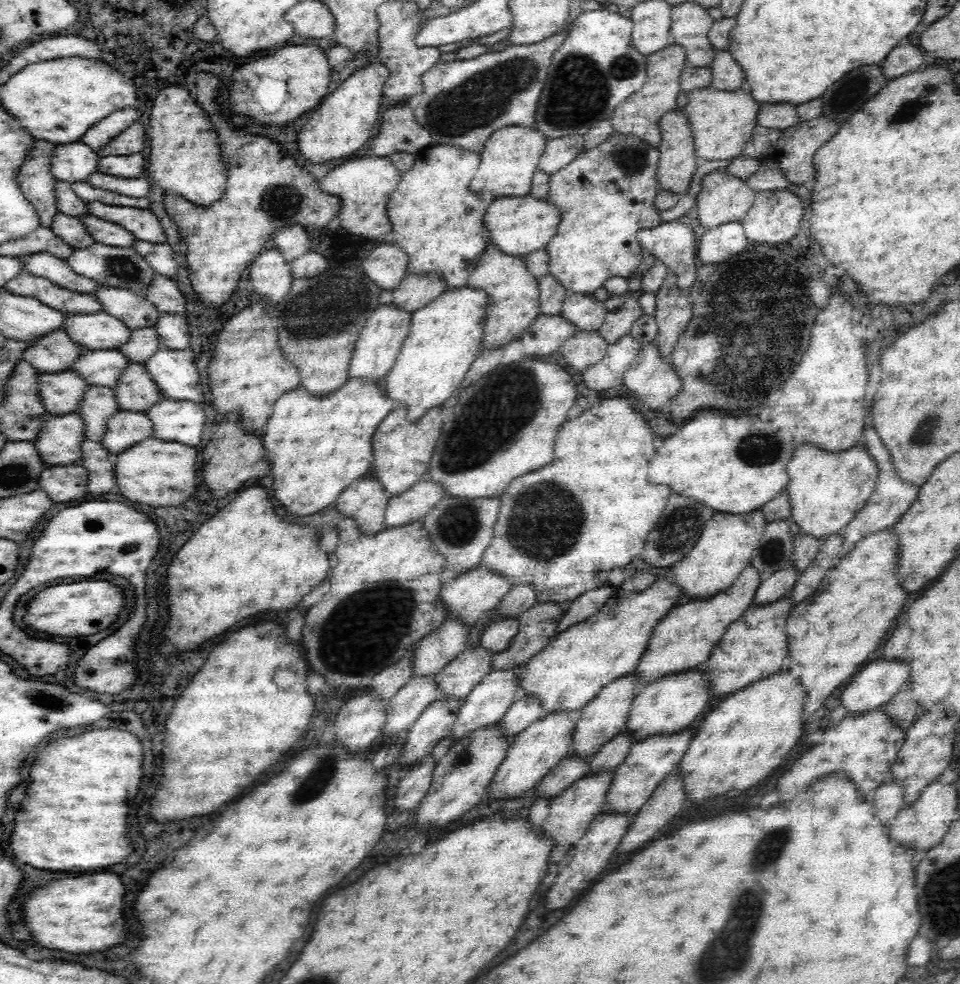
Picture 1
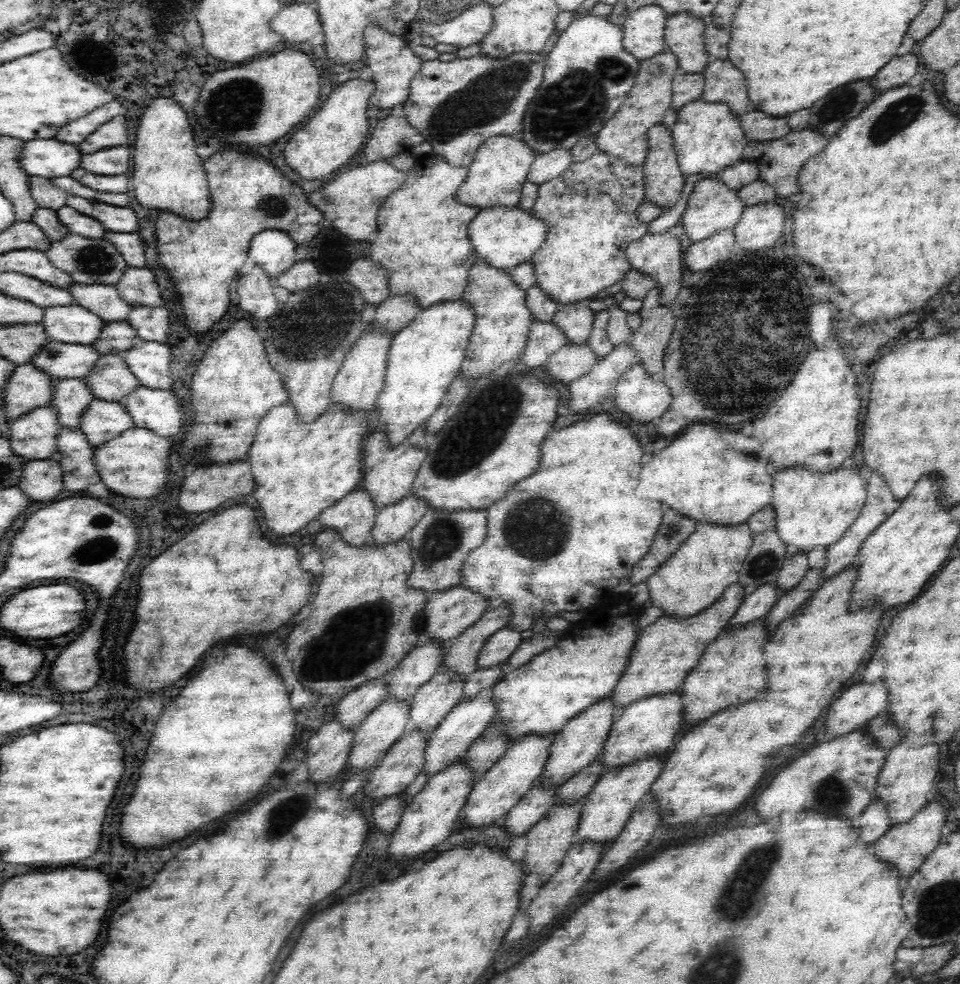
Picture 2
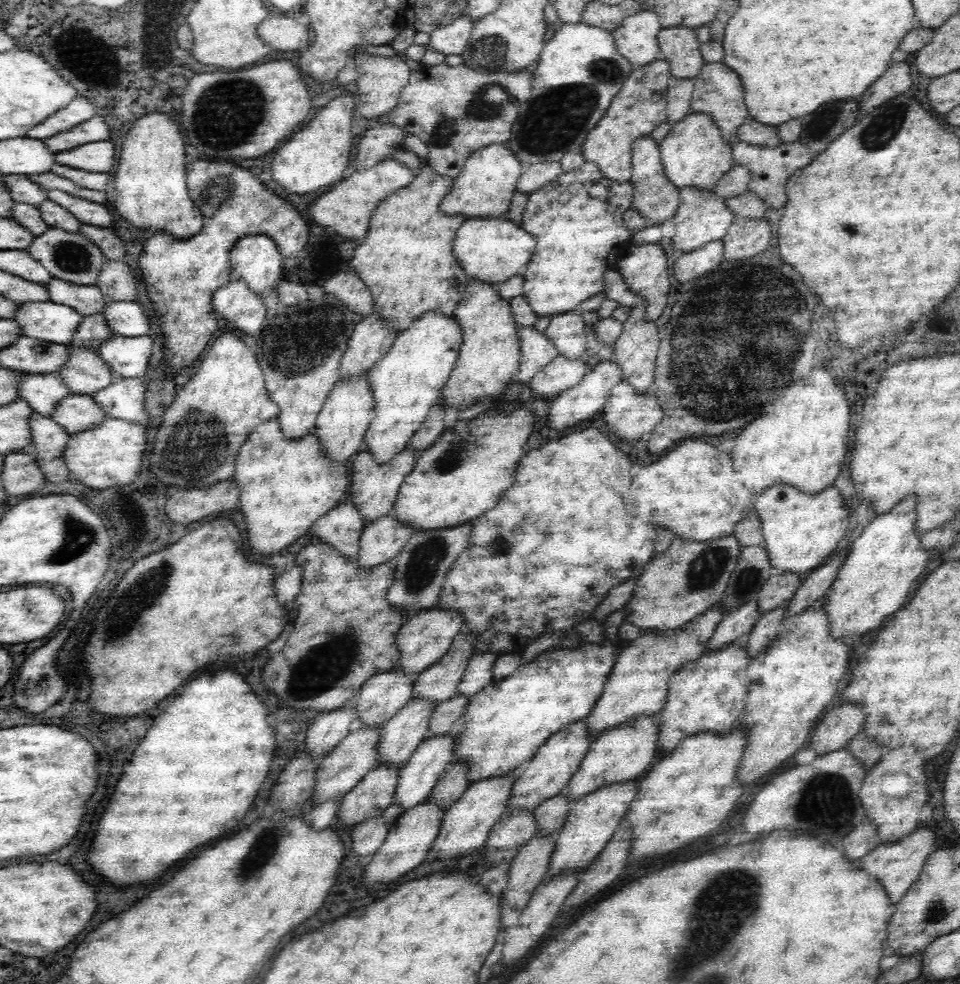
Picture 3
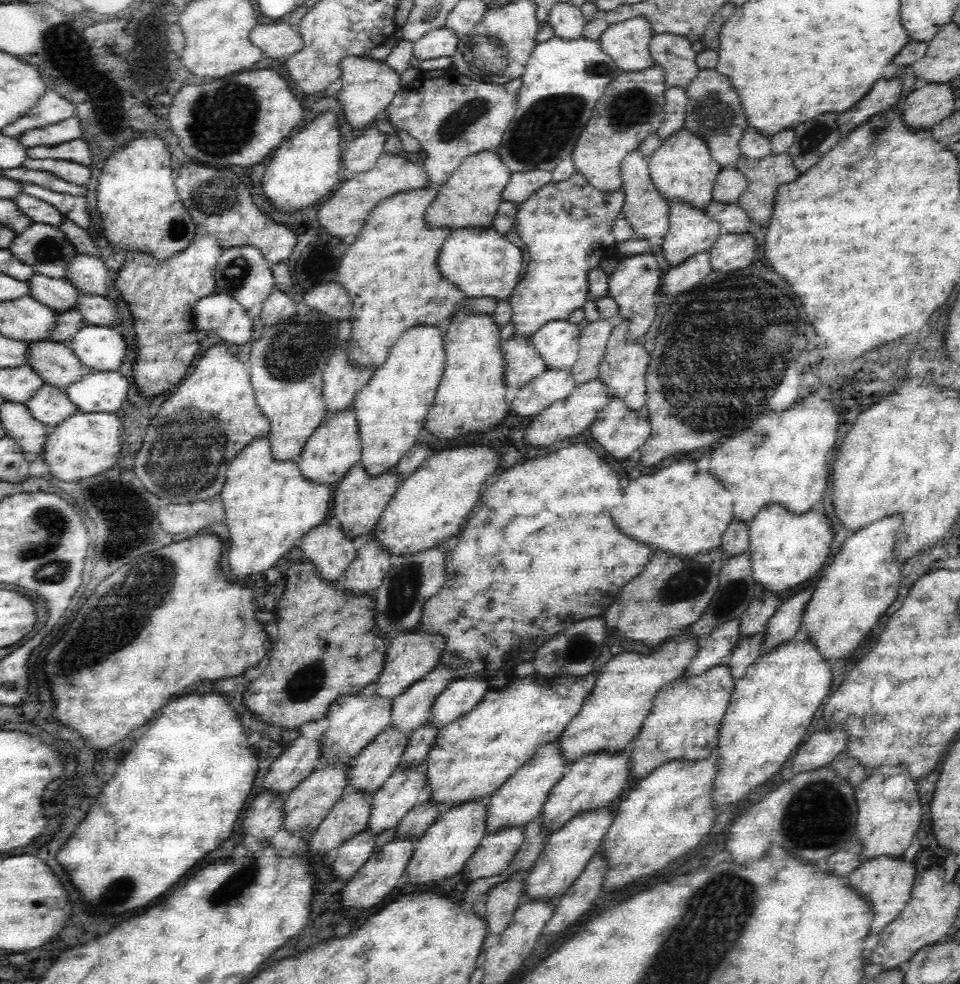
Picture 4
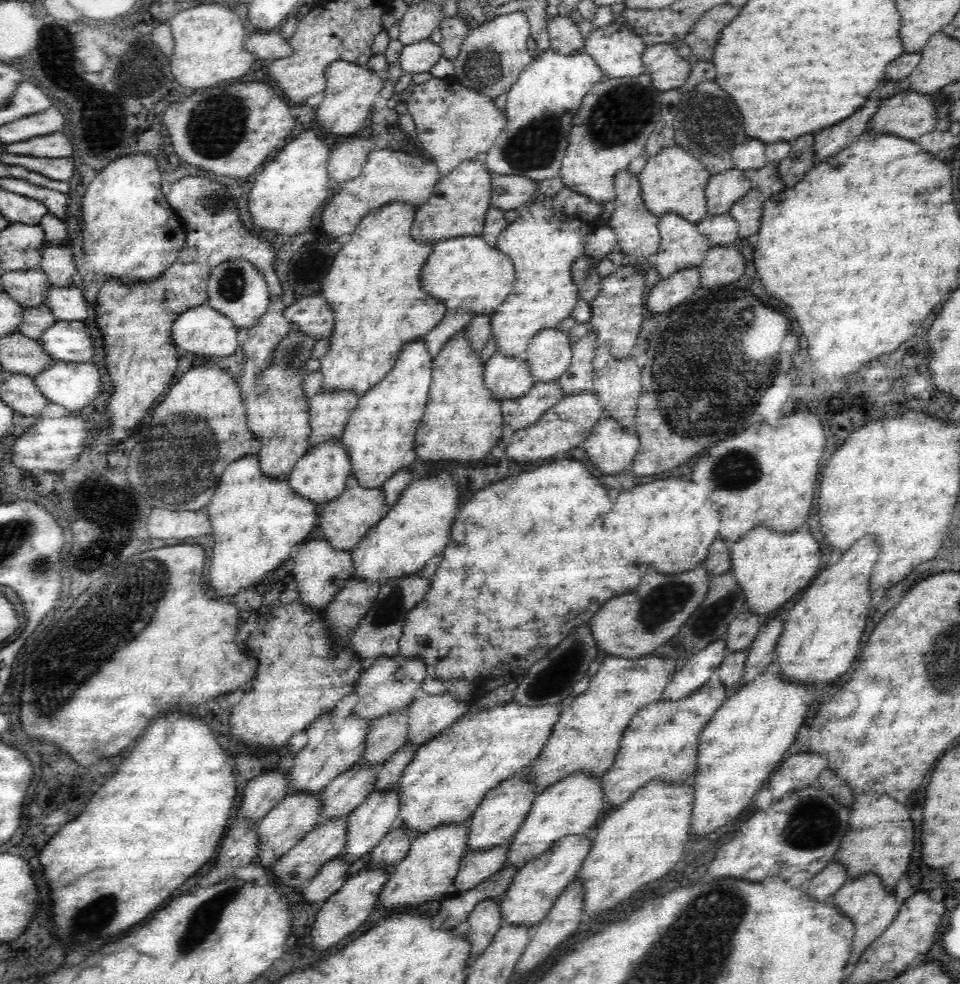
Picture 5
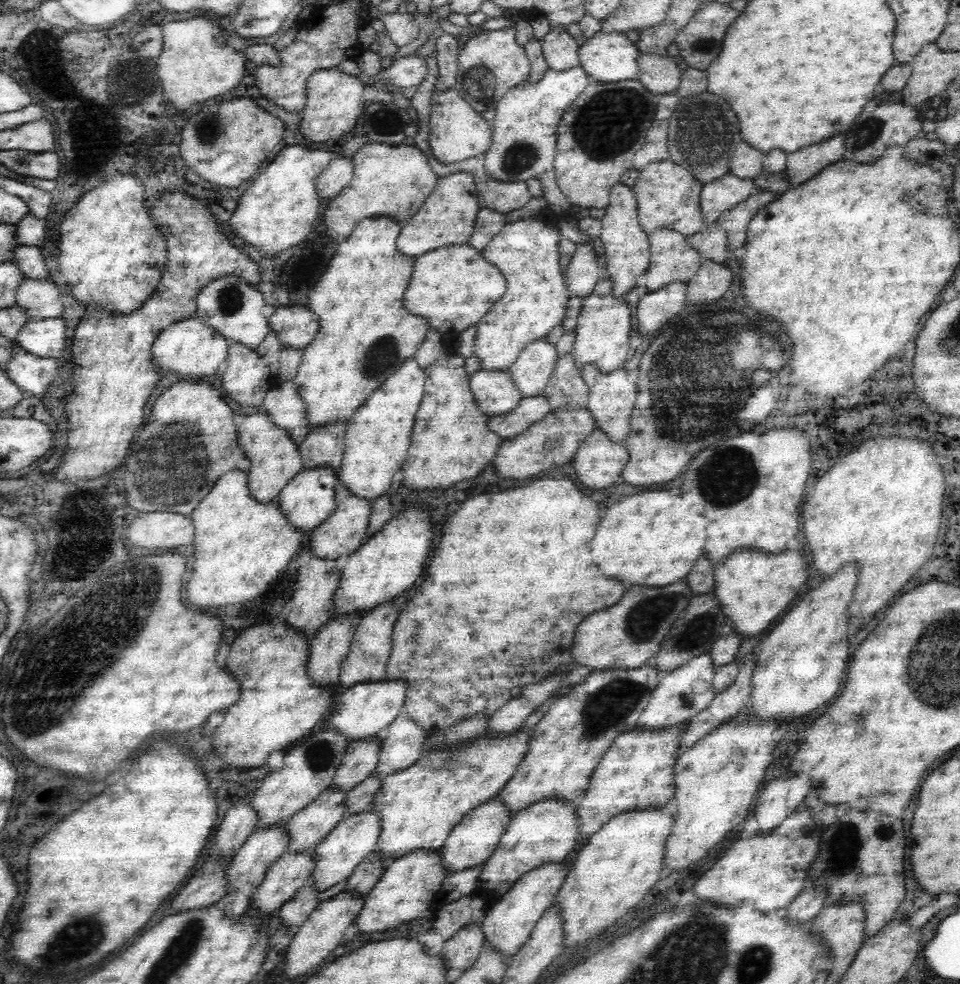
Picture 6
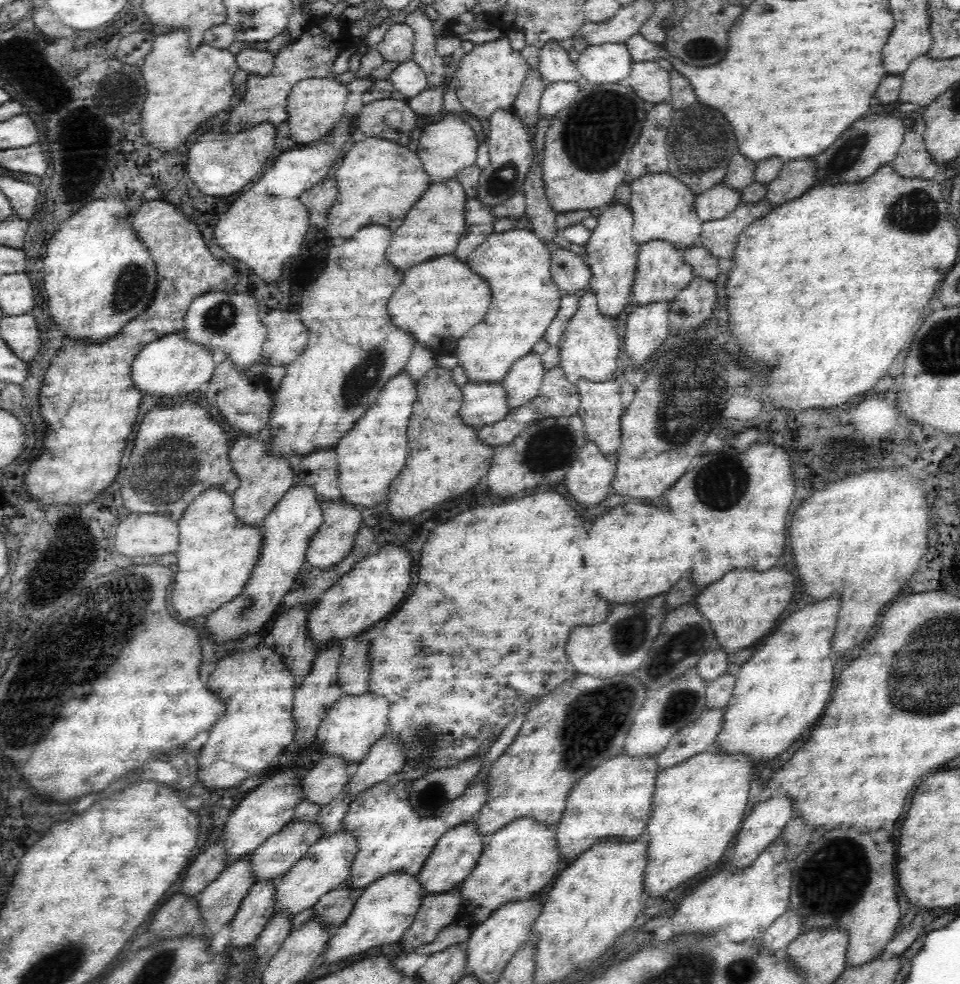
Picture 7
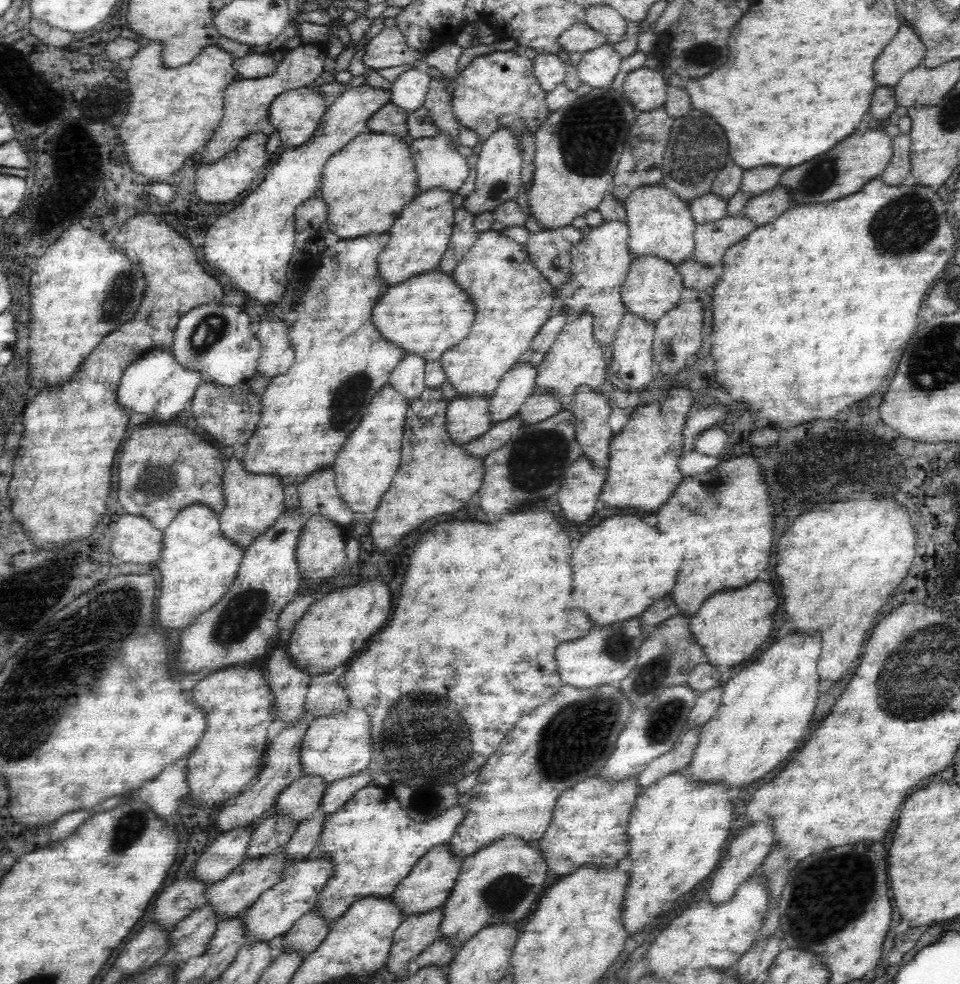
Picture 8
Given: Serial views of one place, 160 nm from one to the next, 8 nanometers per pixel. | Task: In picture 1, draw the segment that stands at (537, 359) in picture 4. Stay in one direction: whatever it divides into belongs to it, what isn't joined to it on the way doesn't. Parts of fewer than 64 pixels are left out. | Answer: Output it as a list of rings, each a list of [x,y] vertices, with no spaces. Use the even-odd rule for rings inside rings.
[[[561,314],[538,315],[520,336],[525,357],[544,358],[559,350],[577,328]]]

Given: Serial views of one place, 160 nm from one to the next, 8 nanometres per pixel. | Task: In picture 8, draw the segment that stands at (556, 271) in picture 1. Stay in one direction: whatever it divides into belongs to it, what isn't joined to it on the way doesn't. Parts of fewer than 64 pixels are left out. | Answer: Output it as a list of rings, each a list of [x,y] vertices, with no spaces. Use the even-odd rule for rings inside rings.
[[[493,230],[479,233],[475,243],[459,261],[451,276],[460,290],[466,291],[471,302],[475,304],[475,319],[466,338],[442,355],[442,368],[448,382],[453,384],[460,394],[482,394],[490,397],[500,379],[519,362],[520,356],[531,348],[534,337],[550,318],[554,306],[554,288],[533,265],[525,244]]]

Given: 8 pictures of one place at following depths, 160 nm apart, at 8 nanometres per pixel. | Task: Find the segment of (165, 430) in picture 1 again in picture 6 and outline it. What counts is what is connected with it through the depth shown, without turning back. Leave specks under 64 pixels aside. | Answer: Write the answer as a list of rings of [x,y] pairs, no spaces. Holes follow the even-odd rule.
[[[16,344],[11,346],[11,361],[2,369],[25,393],[41,399],[61,380],[62,368],[60,359],[34,356]]]

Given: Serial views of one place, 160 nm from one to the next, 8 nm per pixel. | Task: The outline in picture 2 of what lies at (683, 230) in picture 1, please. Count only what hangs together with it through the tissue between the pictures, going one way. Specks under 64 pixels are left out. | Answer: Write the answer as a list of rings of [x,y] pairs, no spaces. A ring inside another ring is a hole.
[[[668,230],[660,232],[660,234],[650,231],[641,239],[631,242],[626,249],[626,258],[631,268],[654,279],[656,286],[660,288],[660,304],[671,304],[684,284],[682,280],[682,263],[684,262],[682,252],[684,251],[681,250],[678,237]]]

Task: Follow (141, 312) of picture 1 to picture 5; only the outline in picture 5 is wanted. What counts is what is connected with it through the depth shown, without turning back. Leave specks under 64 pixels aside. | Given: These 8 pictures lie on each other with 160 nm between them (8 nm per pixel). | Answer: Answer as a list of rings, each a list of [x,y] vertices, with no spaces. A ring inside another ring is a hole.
[[[41,268],[5,272],[1,283],[3,291],[26,309],[46,306],[49,288],[54,287]]]

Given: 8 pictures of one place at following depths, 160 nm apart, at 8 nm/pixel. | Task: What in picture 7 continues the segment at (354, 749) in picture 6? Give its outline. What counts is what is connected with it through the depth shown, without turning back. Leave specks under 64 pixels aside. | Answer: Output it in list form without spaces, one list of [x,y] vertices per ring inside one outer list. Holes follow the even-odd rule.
[[[339,756],[323,758],[310,768],[300,781],[300,786],[303,787],[303,798],[321,806],[332,802],[336,796],[347,789],[348,781],[356,765],[348,763]]]

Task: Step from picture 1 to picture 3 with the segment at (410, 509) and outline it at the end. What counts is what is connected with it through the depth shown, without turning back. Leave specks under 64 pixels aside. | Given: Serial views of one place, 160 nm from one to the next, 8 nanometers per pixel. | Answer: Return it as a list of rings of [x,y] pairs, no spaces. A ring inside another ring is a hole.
[[[392,513],[367,523],[359,540],[359,567],[369,570],[395,561],[412,535],[411,527],[399,522]]]

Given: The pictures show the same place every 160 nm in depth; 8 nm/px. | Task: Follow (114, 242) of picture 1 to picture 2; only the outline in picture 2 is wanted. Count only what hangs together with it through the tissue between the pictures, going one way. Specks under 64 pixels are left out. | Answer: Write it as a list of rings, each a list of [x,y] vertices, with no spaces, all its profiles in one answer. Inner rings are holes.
[[[66,205],[65,207],[57,208],[55,213],[58,215],[60,223],[70,233],[94,241],[106,239],[106,232],[108,231],[106,231],[102,223],[74,210],[71,206]]]

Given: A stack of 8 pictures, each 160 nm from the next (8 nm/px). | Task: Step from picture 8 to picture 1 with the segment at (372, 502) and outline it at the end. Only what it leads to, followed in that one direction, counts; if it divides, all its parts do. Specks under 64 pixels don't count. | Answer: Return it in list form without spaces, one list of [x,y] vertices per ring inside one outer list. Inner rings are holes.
[[[466,285],[462,288],[454,288],[453,291],[445,290],[430,304],[412,313],[411,327],[406,340],[402,343],[396,363],[382,382],[387,398],[407,408],[408,422],[422,418],[430,408],[442,406],[444,401],[456,394],[468,369],[478,358],[480,349],[483,348],[483,325],[487,317],[487,301],[486,291]]]

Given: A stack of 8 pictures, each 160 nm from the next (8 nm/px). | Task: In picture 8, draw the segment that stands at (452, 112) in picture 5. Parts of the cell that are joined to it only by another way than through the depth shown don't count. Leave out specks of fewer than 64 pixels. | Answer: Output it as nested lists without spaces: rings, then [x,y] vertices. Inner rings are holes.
[[[442,132],[416,140],[409,146],[409,152],[414,159],[415,171],[418,173],[417,190],[419,193],[429,191],[434,187],[446,187],[450,192],[456,192],[466,182],[469,176],[470,160],[459,152],[460,144],[452,143]]]

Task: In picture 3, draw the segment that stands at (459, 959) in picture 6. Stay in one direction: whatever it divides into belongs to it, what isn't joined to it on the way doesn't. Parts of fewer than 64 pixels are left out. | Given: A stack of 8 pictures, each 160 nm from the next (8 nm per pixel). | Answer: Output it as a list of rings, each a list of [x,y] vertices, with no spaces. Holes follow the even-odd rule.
[[[559,832],[550,835],[532,837],[514,857],[509,867],[510,878],[501,898],[504,902],[523,909],[530,900],[532,893],[547,878],[551,853]]]

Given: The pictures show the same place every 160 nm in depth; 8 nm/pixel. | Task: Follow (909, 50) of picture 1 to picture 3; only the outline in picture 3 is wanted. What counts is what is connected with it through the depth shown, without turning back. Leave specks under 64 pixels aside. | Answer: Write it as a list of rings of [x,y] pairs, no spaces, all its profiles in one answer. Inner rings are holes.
[[[892,62],[886,72],[862,94],[860,98],[860,116],[866,116],[878,106],[904,93],[909,93],[913,84],[908,63]]]

